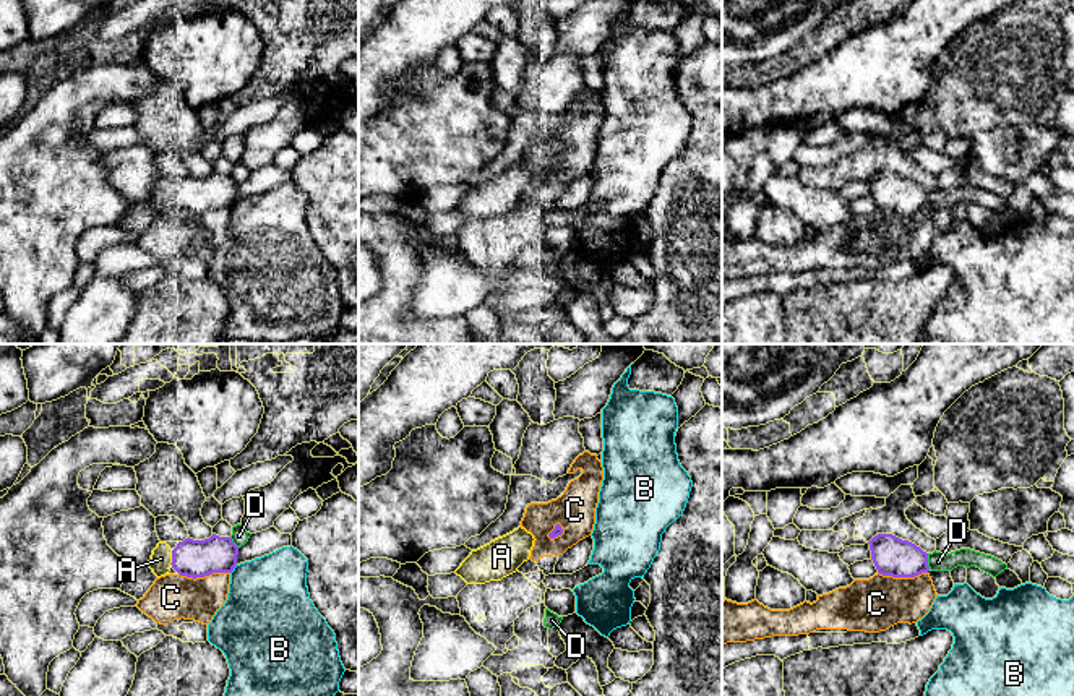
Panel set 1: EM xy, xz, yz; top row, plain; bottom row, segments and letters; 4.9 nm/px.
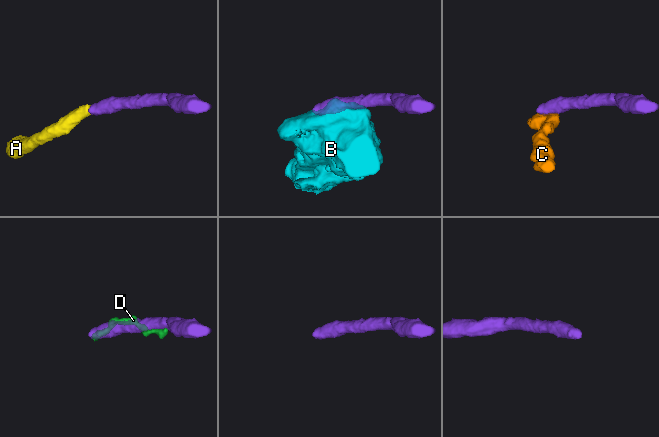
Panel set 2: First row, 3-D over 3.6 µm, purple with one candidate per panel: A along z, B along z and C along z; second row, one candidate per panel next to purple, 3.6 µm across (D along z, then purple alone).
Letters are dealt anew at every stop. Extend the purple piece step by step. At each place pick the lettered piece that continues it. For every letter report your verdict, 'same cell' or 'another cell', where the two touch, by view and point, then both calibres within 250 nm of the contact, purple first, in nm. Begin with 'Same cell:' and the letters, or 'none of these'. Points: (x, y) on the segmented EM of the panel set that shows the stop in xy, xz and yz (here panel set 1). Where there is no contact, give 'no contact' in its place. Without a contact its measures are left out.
Same cell: A
A: same cell; meets purple in xy at (172, 558); 190 nm thick on the purple side, 110 nm on the other
B: another cell; meets purple in xy at (232, 570); 190 nm thick on the purple side, 420 nm on the other
C: another cell; meets purple in xy at (203, 576); 190 nm thick on the purple side, 220 nm on the other
D: another cell; meets purple in yz at (927, 562); 190 nm thick on the purple side, 100 nm on the other

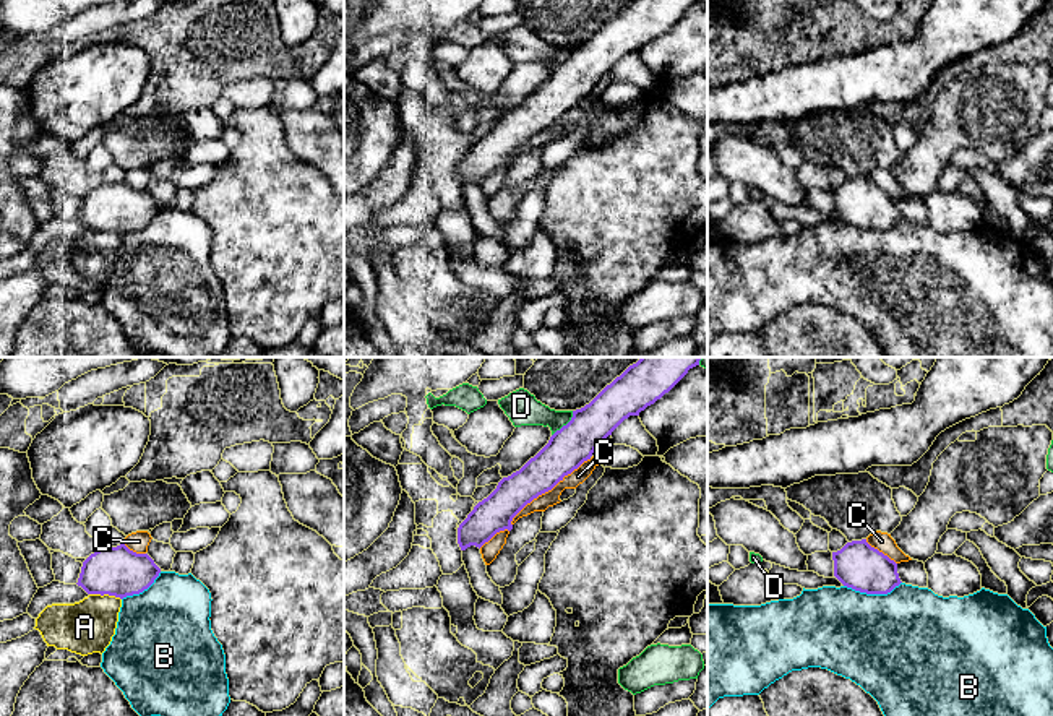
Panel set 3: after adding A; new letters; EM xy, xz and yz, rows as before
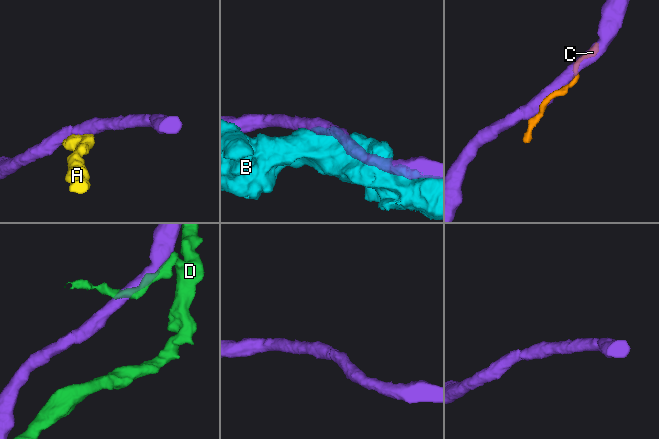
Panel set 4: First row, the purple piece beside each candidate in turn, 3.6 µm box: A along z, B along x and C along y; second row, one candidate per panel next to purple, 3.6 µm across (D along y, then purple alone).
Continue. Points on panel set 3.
Same cell: none of these
A: another cell; meets purple in xy at (106, 593); 240 nm thick on the purple side, 260 nm on the other
B: another cell; meets purple in yz at (872, 593); 240 nm thick on the purple side, 480 nm on the other
C: another cell; meets purple in xz at (549, 489); 200 nm thick on the purple side, 80 nm on the other
D: another cell; meets purple in xz at (567, 424); 200 nm thick on the purple side, 160 nm on the other

